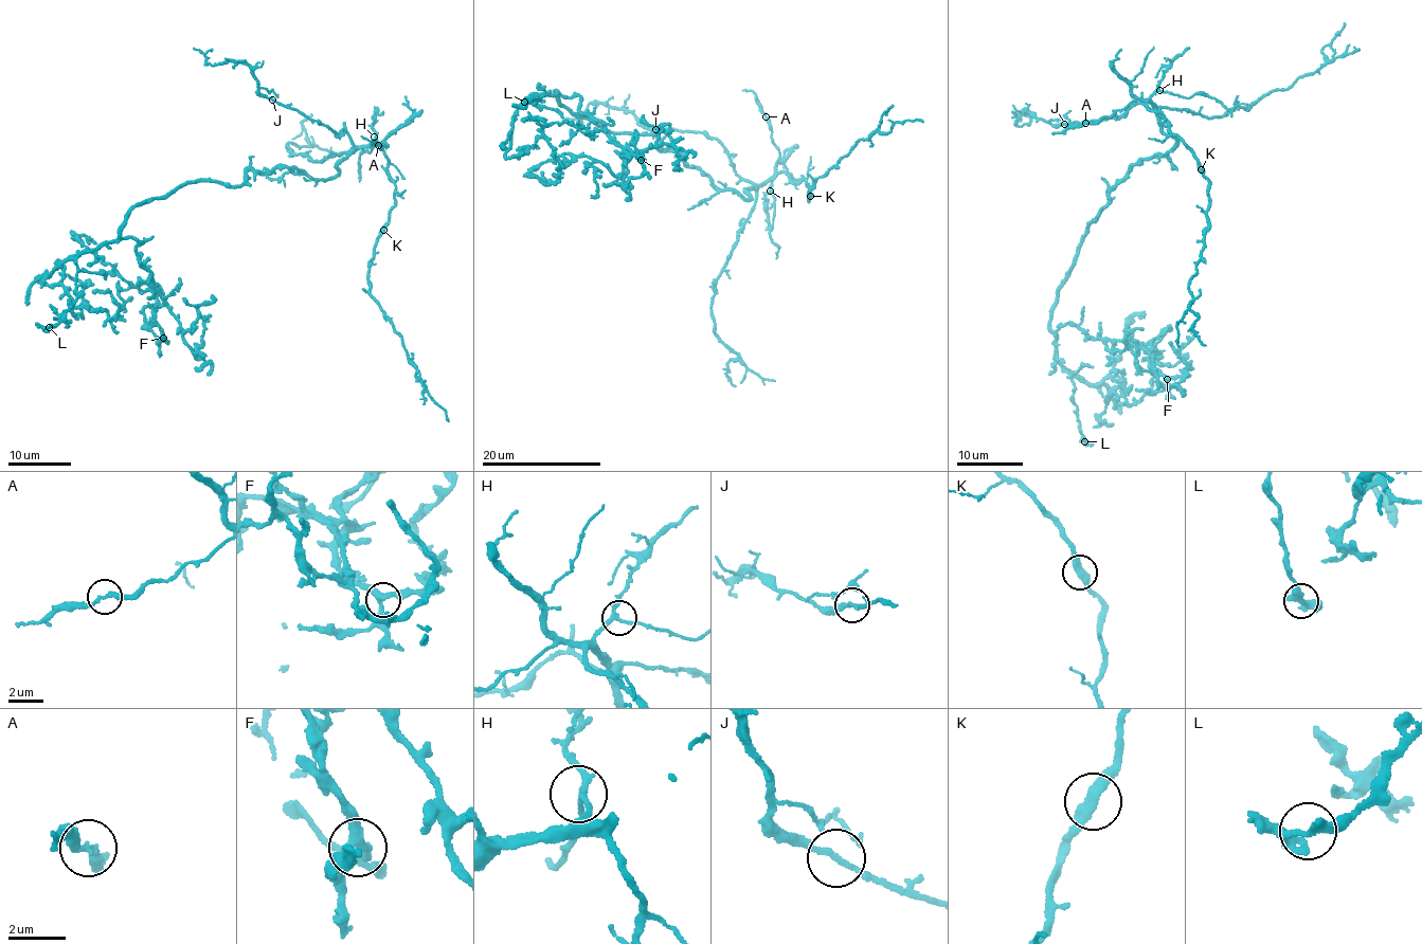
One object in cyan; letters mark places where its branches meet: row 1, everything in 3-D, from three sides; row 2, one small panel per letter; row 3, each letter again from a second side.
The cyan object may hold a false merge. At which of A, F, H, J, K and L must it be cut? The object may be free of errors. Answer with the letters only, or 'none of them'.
none of them

